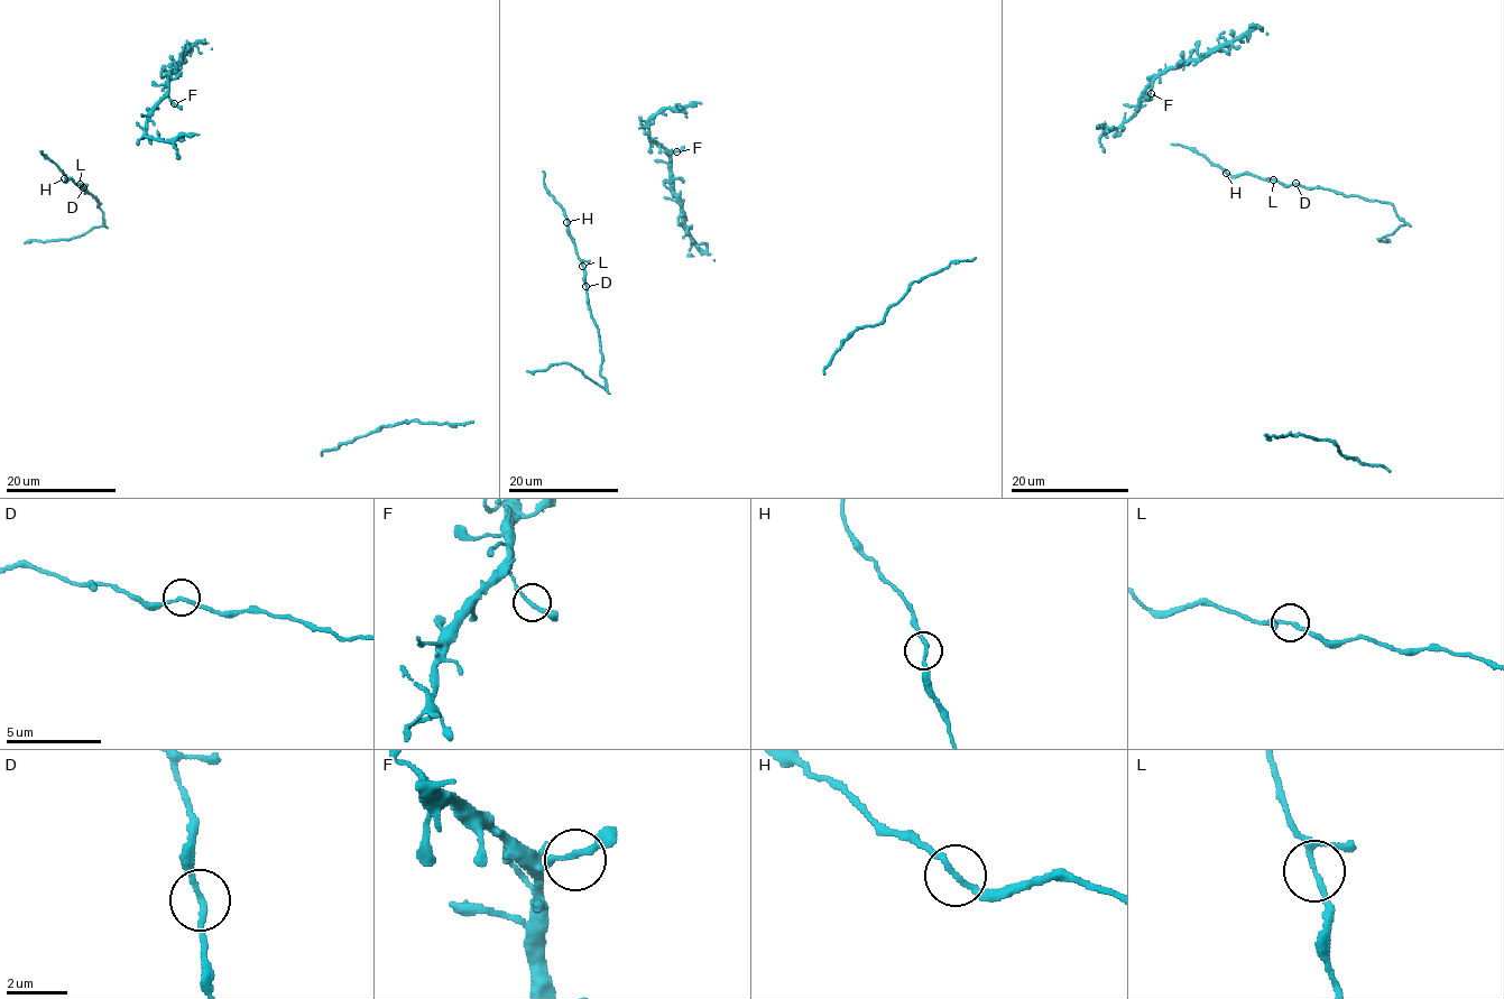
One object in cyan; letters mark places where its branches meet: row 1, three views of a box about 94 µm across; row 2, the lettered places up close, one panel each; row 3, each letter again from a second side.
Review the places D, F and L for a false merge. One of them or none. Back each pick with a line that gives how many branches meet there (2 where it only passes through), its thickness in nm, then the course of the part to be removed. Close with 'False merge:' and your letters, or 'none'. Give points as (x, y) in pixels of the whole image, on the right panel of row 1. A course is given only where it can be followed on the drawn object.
False merge: none

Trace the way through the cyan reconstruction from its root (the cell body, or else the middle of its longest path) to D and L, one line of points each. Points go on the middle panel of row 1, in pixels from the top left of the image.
D: (600, 370), (600, 334), (590, 313), (586, 286)
L: (600, 370), (600, 334), (590, 313), (582, 266)

